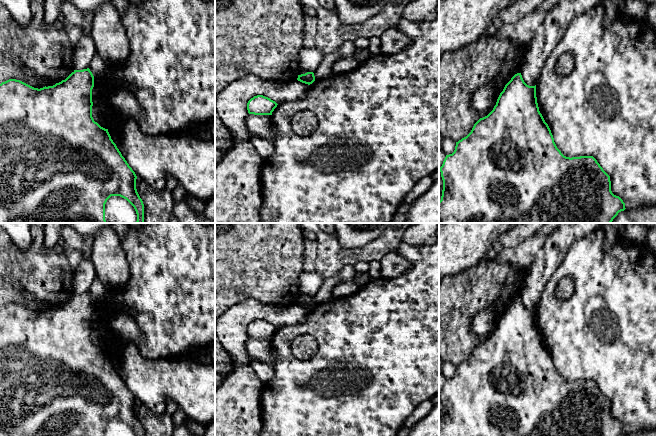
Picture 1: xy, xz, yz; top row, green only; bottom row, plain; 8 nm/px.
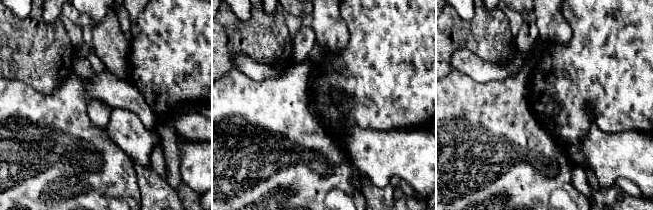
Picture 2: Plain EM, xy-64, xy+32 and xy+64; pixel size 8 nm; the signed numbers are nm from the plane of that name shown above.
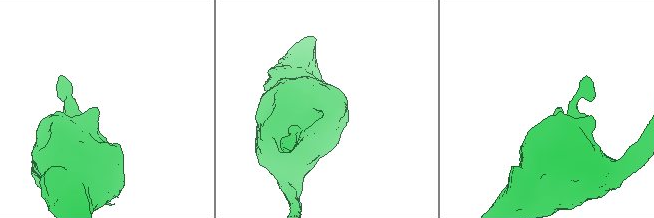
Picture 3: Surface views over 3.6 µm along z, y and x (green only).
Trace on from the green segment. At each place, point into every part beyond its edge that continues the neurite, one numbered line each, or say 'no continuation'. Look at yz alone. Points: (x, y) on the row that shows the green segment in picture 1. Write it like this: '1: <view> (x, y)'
no continuation

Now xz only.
no continuation

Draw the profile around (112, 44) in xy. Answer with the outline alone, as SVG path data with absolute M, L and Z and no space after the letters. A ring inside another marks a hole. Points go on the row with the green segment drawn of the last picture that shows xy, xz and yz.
M112 1L101 5L94 14L90 35L98 54L107 67L119 65L130 52L130 41L121 17Z

